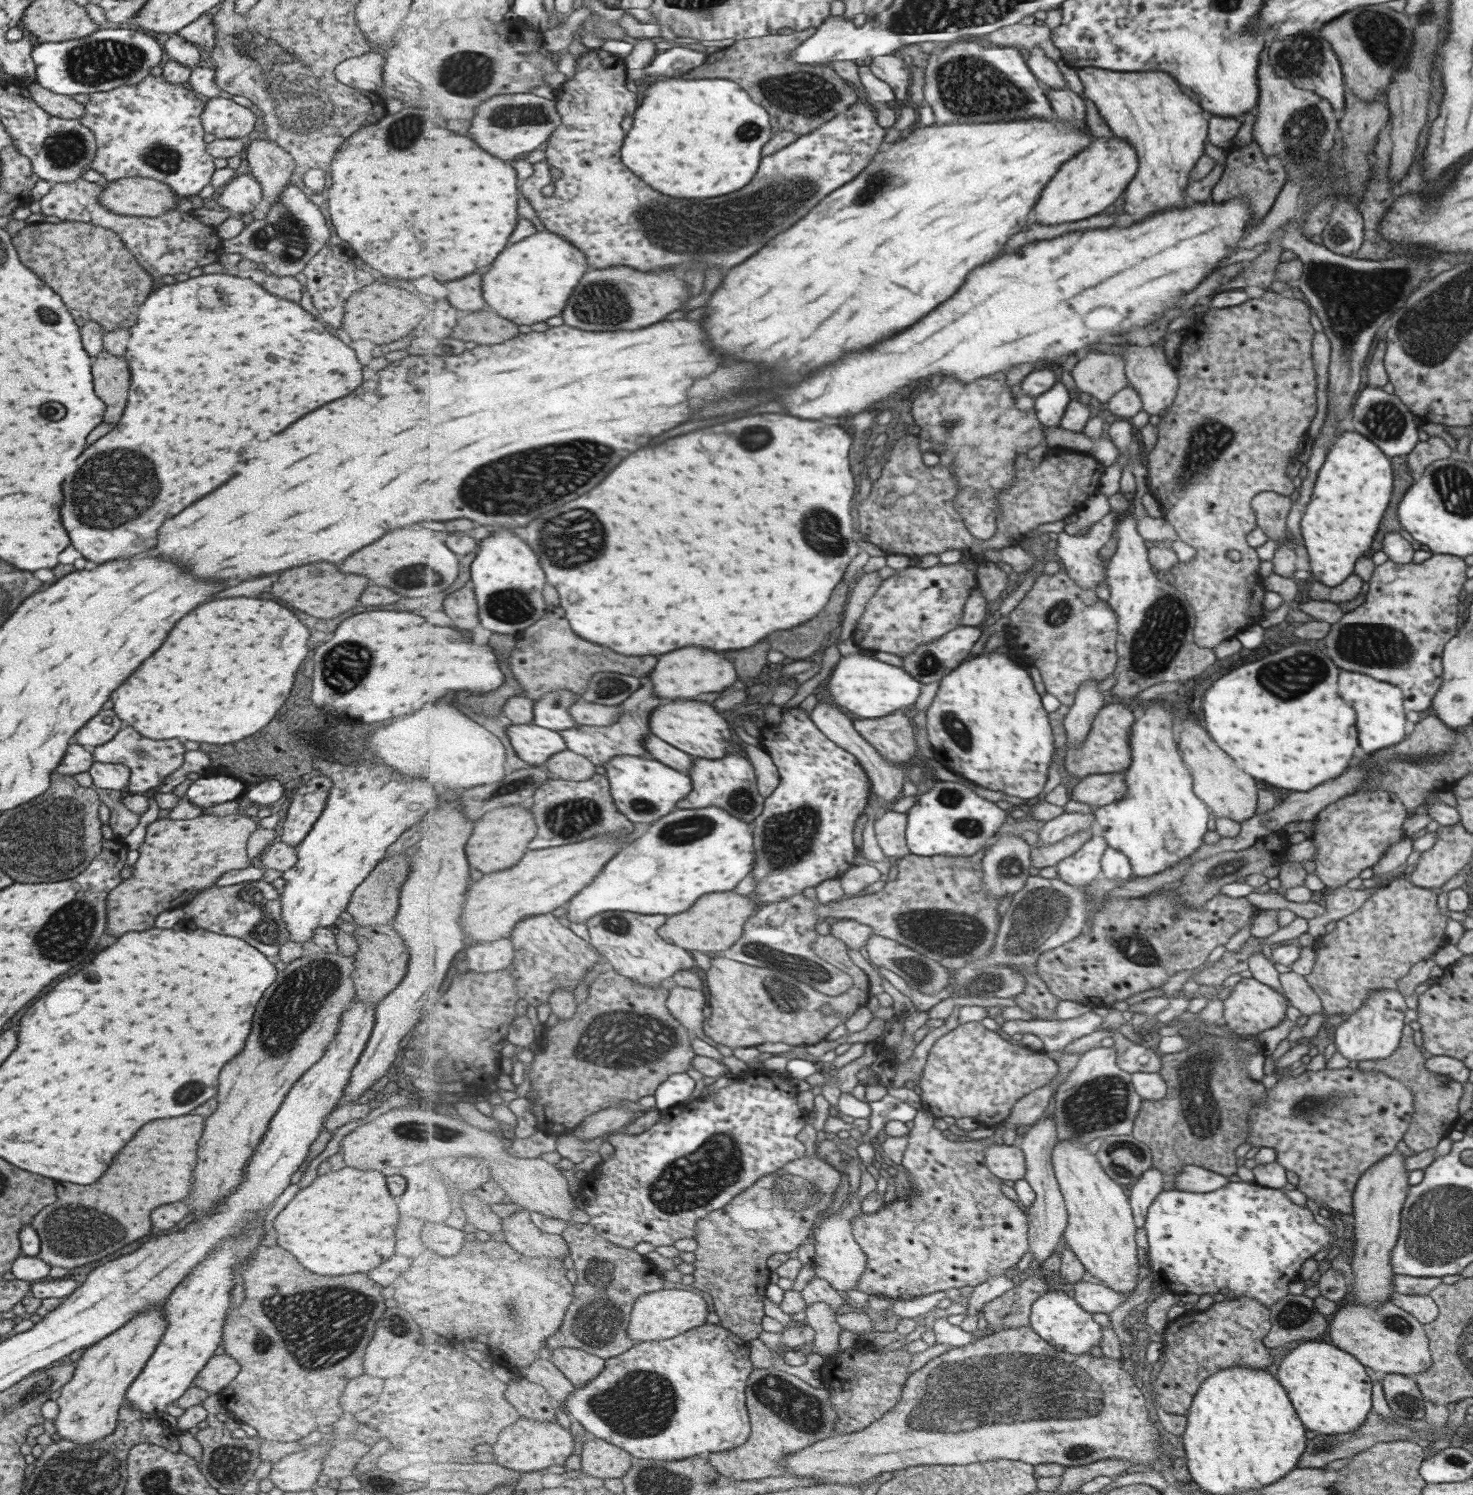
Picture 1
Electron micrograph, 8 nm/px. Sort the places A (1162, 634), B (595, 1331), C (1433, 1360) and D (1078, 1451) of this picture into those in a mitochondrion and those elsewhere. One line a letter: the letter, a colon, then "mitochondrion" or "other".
A: mitochondrion
B: mitochondrion
C: other
D: mitochondrion

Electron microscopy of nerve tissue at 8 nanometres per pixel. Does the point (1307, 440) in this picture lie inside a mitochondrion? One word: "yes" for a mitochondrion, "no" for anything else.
no

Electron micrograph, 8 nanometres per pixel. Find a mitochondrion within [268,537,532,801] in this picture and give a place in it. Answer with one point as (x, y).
(343, 668)

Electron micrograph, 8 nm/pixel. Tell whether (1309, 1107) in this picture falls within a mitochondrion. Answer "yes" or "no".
yes

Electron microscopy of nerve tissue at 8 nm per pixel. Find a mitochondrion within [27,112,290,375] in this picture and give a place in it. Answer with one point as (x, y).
(64, 149)

